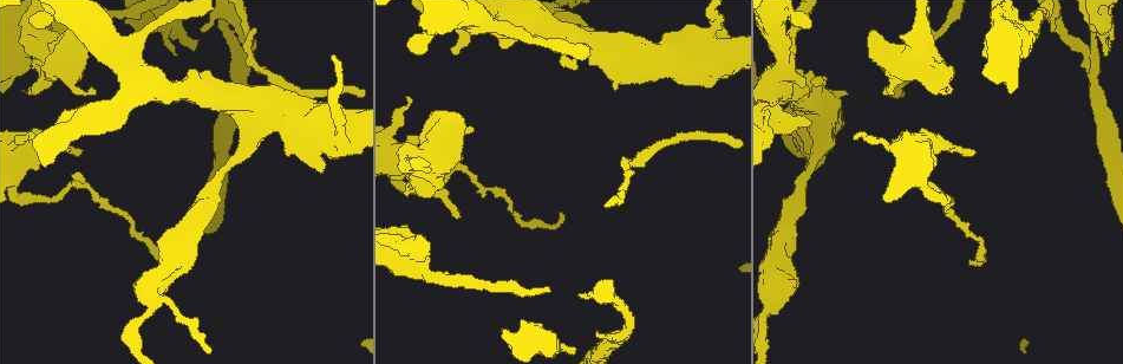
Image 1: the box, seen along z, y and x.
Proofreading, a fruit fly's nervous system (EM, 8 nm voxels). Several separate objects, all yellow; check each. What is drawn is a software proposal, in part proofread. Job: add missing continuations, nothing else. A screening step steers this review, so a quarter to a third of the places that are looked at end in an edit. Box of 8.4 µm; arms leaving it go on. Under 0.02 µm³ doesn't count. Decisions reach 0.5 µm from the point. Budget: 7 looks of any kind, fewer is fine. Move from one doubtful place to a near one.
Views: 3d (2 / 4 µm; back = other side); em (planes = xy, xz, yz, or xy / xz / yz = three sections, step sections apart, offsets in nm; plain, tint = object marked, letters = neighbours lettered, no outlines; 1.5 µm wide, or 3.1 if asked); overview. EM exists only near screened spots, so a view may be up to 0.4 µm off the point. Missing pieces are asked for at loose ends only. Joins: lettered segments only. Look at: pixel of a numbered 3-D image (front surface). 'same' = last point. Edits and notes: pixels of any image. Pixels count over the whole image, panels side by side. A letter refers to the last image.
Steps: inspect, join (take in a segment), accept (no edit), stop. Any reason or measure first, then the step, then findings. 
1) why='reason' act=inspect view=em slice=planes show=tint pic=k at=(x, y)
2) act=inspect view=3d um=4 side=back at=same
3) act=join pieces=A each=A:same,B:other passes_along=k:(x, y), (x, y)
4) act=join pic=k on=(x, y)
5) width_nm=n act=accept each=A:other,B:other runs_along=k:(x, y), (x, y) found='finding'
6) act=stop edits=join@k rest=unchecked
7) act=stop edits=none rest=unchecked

why='tapers out' act=inspect view=em slice=yz step=8 show=tint pic=1 at=(31, 138)

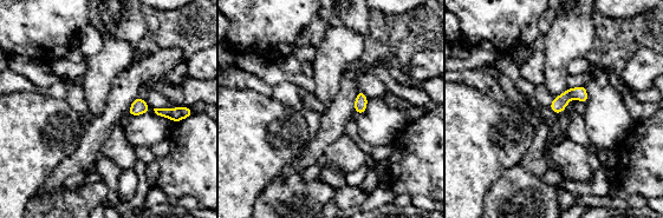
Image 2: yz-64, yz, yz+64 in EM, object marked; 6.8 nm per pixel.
act=inspect view=em slice=planes show=letters at=same

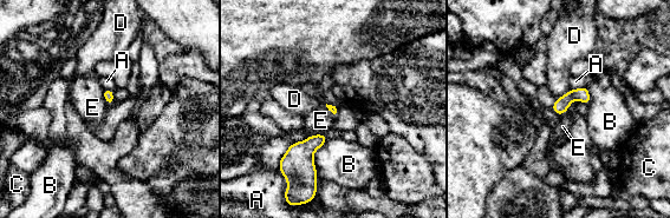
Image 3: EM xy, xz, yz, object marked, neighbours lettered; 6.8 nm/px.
act=accept each=A:other,B:other,C:other,D:other,E:other border=3:(577, 99), (560, 116) found='no lettered segment goes on from it'

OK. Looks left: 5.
why='an open end' act=inspect view=em slice=planes show=letters pic=1 at=(125, 21)

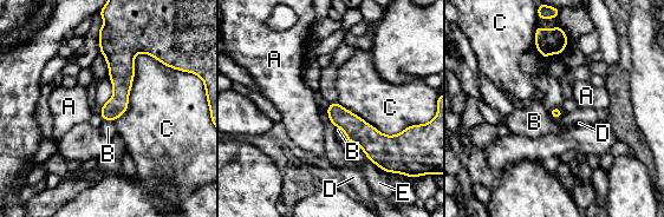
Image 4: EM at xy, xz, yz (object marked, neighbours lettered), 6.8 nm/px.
act=accept each=A:other,B:other,C:other,D:other,E:other runs_along=4:(110, 41), (119, 100), (105, 117) found='none of them fits'

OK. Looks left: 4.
why='an open end' act=inspect view=em slice=planes show=letters pic=1 at=(221, 22)

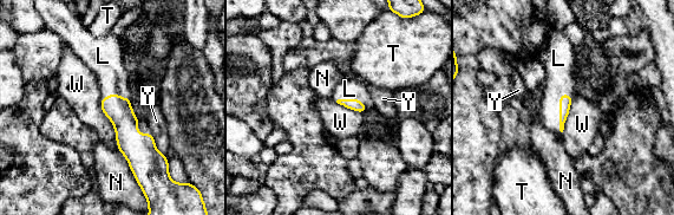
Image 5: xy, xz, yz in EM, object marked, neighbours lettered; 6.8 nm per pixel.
act=join pieces=L each=L:same,N:other,T:other,W:other,Y:other found='the cell continues'

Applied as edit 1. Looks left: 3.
act=stop edits=join@5 rest=unchecked

